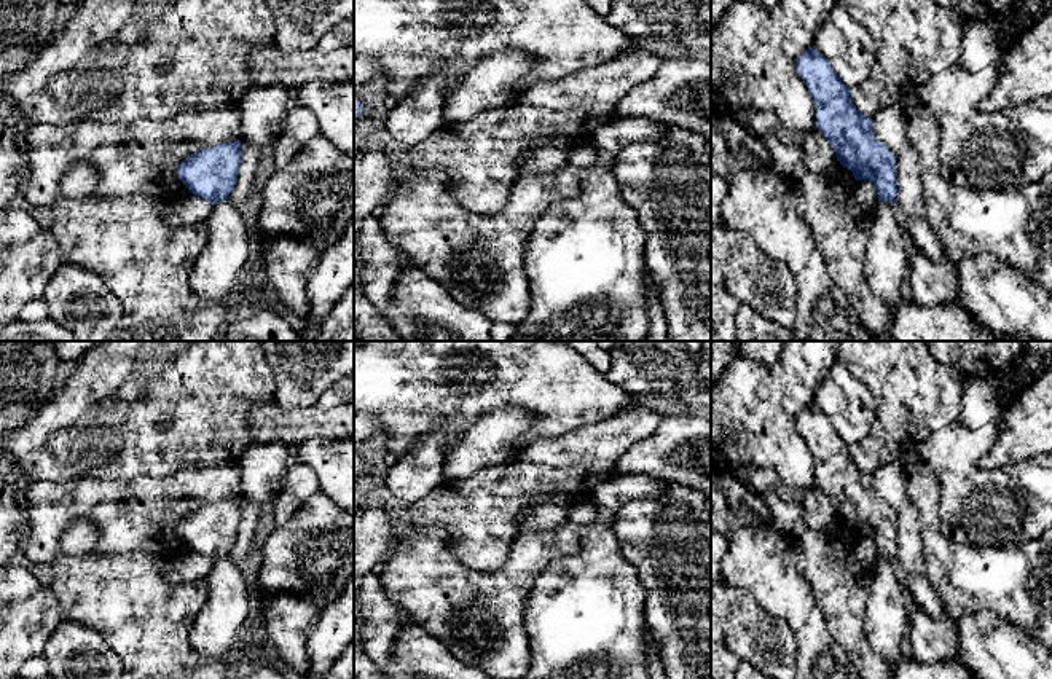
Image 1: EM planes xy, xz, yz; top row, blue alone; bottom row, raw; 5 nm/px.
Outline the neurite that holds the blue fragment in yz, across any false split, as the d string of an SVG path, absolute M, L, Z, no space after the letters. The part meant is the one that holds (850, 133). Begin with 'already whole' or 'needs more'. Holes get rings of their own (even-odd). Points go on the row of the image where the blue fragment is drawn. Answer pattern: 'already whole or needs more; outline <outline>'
already whole; outline M815 46L799 56L795 70L816 105L815 124L834 148L837 161L856 180L870 180L880 201L896 201L896 158L877 140L872 116L856 110L850 88Z

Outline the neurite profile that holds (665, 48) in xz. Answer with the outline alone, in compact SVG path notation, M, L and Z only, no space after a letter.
M658 37L636 38L631 43L631 49L649 49L663 59L684 57L684 49L676 40L663 40Z

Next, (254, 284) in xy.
M253 239L253 258L237 285L242 292L241 308L245 308L249 303L265 306L265 301L273 296L271 292L266 290L268 282L261 274L260 260L257 257L258 252L260 245Z

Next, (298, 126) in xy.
M292 105L273 143L276 169L284 169L317 134L320 134L320 126L314 113L304 107Z

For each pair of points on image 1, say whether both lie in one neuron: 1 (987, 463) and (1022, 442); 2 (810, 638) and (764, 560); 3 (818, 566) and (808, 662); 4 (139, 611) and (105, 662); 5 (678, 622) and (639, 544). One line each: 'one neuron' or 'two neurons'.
1: one neuron
2: one neuron
3: two neurons
4: two neurons
5: one neuron

